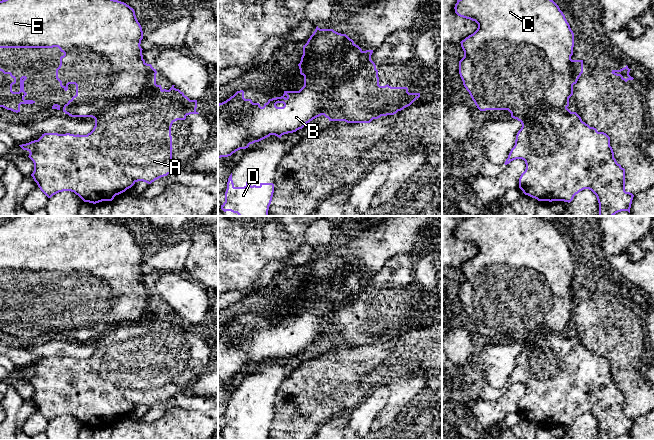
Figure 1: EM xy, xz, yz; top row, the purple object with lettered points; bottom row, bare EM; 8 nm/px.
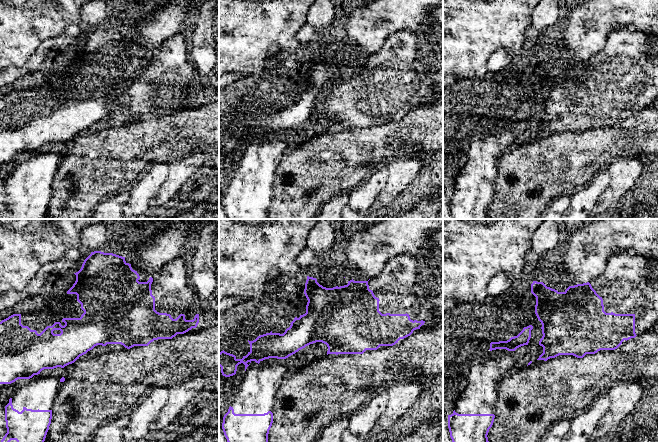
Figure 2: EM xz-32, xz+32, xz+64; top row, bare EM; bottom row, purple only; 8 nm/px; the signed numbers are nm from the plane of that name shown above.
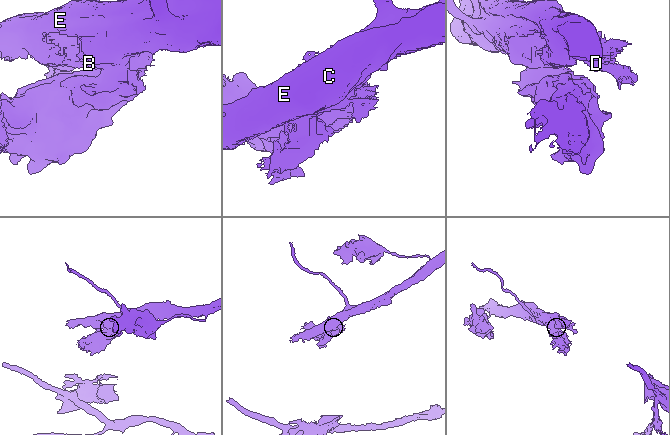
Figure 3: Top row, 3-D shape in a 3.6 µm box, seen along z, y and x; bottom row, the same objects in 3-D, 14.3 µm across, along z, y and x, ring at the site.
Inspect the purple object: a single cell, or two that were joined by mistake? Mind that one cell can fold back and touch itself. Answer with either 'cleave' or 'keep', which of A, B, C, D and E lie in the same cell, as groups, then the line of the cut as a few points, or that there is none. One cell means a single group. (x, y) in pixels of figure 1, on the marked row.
cleave; A / B C D E; cut in xz along (361, 50), (342, 65), (342, 77), (330, 85), (322, 114)

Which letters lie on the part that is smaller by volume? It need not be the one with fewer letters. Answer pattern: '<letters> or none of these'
A

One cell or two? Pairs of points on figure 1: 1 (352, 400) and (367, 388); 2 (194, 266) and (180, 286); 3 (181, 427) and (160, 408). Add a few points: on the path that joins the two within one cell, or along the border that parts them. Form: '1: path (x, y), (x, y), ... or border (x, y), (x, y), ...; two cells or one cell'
1: path (356, 398), (363, 392); one cell
2: border (186, 270), (194, 279), (207, 288); two cells
3: border (174, 399), (157, 419), (146, 422), (142, 421); two cells

